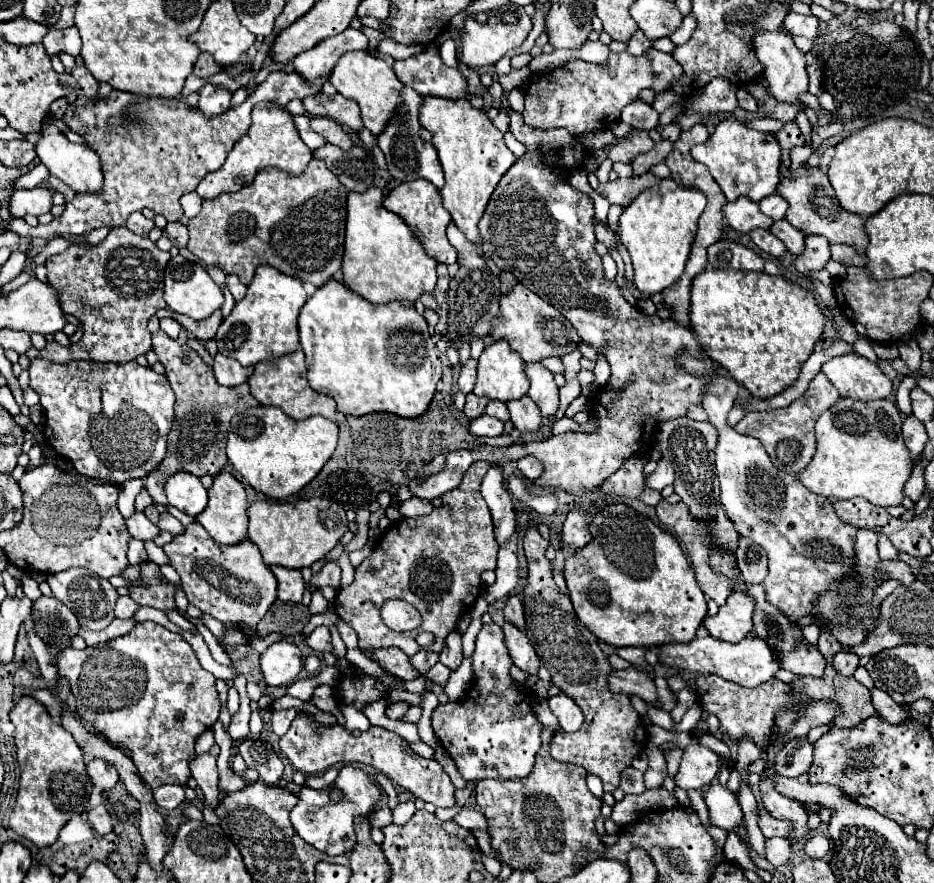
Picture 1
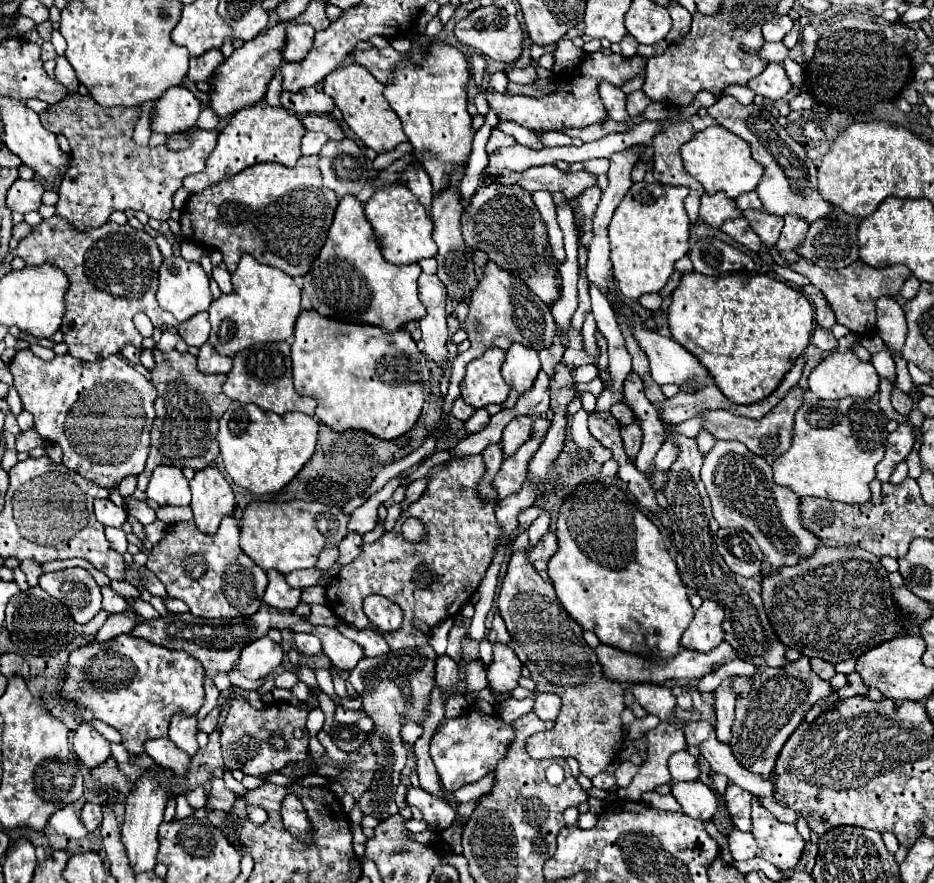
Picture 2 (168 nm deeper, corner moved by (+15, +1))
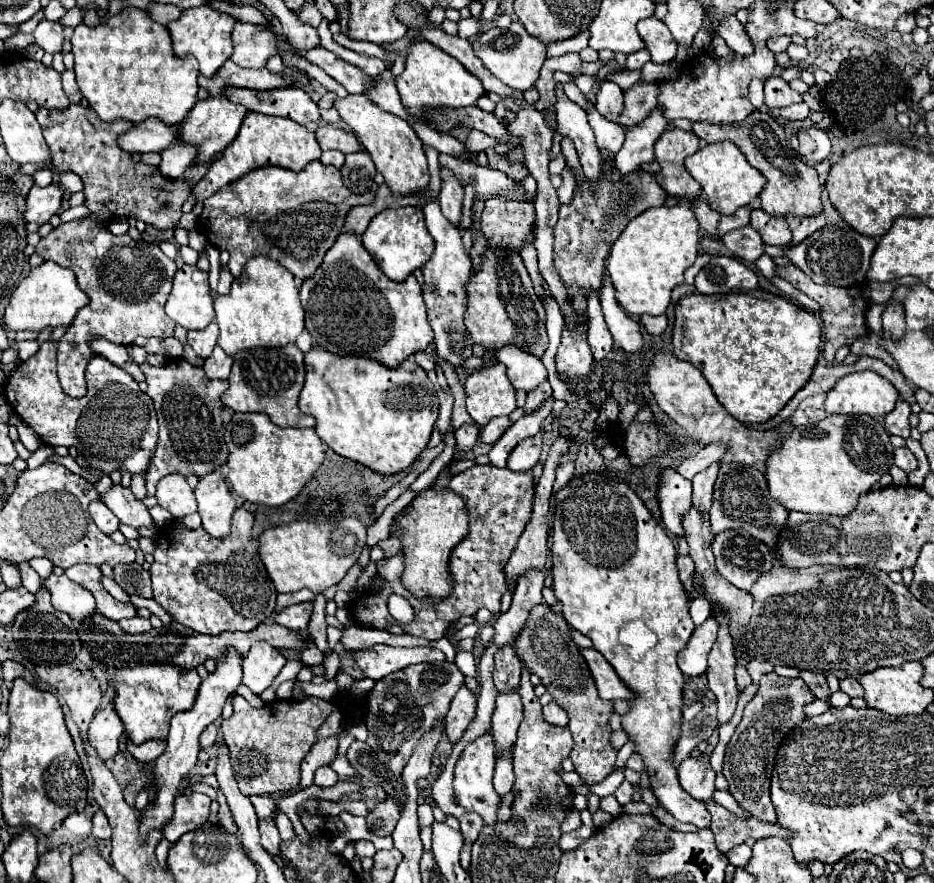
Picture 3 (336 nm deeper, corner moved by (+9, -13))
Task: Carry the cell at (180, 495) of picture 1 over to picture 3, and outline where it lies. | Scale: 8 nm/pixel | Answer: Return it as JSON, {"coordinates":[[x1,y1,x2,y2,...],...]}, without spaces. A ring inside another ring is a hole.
{"coordinates":[[179,473,165,475,157,483,157,499,159,499,159,505,165,507,177,519,197,511,197,501,195,501,193,489,185,481,185,477]]}

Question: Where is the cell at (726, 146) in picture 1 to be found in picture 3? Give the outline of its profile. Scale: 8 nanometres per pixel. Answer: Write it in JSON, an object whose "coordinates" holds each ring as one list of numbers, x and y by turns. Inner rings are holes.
{"coordinates":[[731,141,711,143,699,149,697,153,685,159,685,167,701,185,701,193,709,207,721,215,733,215,739,207,749,205,755,197,759,197,765,185,765,177,755,167,749,165,745,155]]}

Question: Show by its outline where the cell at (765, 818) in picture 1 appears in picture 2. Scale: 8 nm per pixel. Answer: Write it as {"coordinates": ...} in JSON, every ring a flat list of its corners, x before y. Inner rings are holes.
{"coordinates":[[729,785,725,799,731,813,731,819,739,831,751,831,751,793,743,791,737,785]]}

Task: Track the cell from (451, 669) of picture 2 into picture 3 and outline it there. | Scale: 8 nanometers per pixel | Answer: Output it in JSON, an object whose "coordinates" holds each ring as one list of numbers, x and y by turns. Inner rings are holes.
{"coordinates":[[461,687,445,717,445,733,451,745,455,745,463,737,463,731,469,727,471,719,475,719,475,707,477,707,477,697,467,687]]}

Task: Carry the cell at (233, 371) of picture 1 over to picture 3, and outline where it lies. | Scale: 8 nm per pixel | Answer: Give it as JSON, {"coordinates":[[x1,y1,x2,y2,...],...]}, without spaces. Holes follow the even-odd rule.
{"coordinates":[[217,345,213,349,213,353,205,359,203,369,209,379,227,379,231,373,231,363,233,363,233,359]]}

